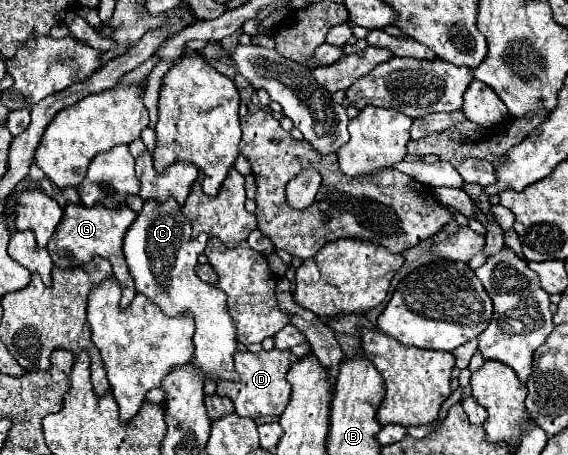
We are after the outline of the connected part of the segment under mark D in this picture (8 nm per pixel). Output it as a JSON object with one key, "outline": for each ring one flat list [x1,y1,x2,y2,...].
{"outline":[[261,349,259,353,237,351,233,357,235,357,235,371,239,373,239,381,219,381,217,395,229,397,235,405,235,413,241,417,257,419,257,417,273,415,275,419,279,419,291,395,291,385,287,383,285,375,291,369,291,365,297,361,297,357,291,351,279,351,279,349,271,349,271,351]]}

